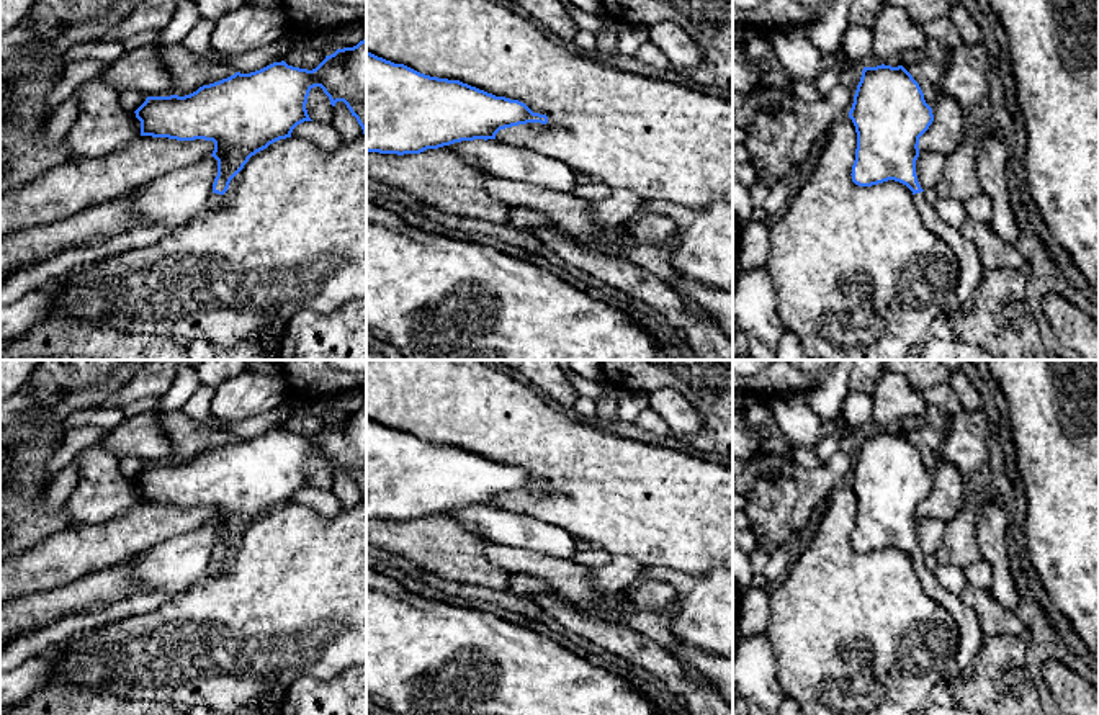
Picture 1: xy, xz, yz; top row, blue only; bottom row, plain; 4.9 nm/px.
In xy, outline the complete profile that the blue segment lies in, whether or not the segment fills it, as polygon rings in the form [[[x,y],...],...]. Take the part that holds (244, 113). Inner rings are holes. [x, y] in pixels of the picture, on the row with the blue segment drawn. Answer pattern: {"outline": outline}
{"outline": [[[366,38],[353,47],[325,56],[312,70],[288,65],[285,61],[273,62],[250,74],[236,72],[185,97],[147,97],[134,113],[141,121],[141,136],[214,142],[211,155],[218,160],[218,175],[206,205],[209,211],[222,203],[231,180],[252,155],[280,139],[291,137],[298,124],[312,121],[306,103],[314,87],[324,90],[332,106],[343,101],[366,134]]]}

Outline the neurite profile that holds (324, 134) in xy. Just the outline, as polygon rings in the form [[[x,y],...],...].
[[[304,121],[298,124],[293,129],[291,137],[304,137],[319,146],[325,152],[332,152],[343,144],[335,126],[321,121]]]

